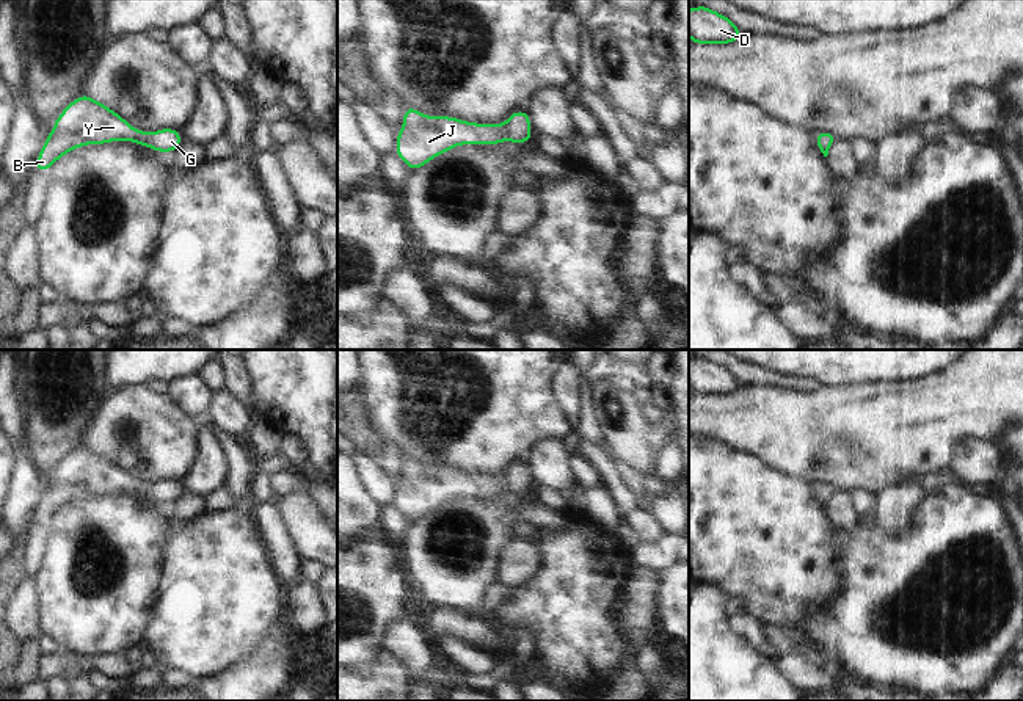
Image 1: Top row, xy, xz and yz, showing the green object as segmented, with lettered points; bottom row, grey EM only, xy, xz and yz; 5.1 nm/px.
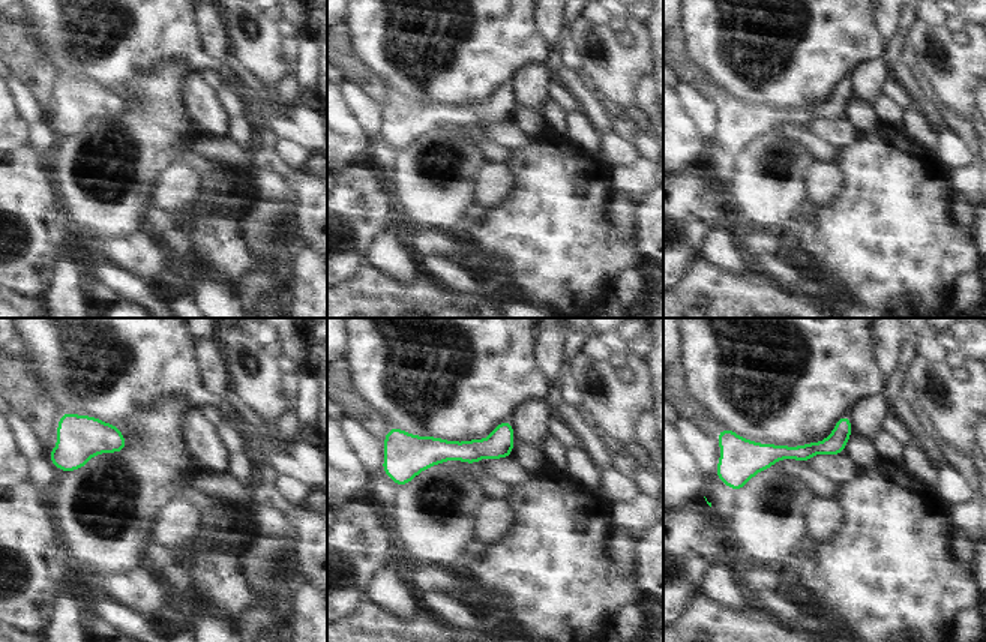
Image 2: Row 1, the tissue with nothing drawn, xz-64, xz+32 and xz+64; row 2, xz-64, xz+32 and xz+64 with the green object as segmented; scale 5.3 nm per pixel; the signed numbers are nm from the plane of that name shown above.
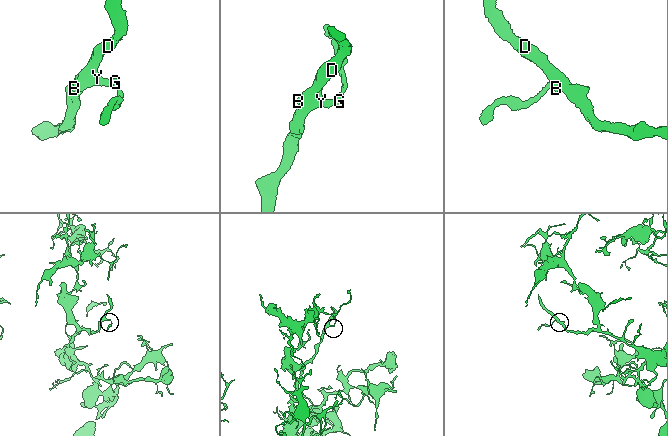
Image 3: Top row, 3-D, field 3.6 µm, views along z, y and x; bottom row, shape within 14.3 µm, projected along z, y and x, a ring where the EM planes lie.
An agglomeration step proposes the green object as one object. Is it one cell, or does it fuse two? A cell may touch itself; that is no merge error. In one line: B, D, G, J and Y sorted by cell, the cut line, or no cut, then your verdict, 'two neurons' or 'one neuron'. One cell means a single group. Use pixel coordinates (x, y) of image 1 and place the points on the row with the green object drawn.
B D G J Y; no cut; one neuron

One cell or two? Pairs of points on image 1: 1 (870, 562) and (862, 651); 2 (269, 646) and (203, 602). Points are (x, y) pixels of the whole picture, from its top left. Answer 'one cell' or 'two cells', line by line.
1: one cell
2: two cells

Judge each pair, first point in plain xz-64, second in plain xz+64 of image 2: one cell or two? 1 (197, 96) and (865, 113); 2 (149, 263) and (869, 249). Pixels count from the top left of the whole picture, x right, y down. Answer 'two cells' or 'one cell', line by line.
1: two cells
2: two cells

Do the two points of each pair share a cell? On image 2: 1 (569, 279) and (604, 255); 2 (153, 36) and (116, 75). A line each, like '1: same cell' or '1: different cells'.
1: same cell
2: same cell

